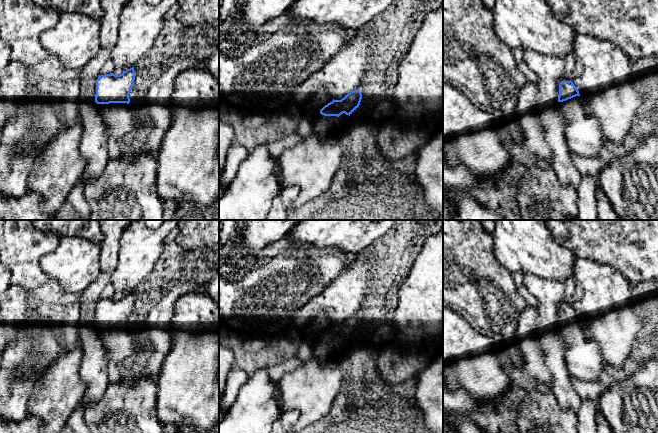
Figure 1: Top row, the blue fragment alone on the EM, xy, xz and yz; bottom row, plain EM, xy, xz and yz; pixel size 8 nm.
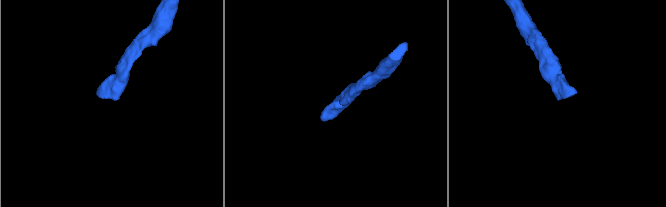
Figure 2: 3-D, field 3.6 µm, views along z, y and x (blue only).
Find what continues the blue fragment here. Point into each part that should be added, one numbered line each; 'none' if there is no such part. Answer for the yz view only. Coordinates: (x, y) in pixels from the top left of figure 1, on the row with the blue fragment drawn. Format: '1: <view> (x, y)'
1: yz (583, 135)

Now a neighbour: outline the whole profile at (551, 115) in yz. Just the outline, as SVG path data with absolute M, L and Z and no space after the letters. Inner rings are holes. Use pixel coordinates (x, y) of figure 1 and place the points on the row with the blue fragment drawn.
M524 49L524 60L537 76L536 104L551 152L549 165L557 174L560 183L571 186L576 192L583 175L573 163L572 152L565 138L567 124L558 101L559 83L569 81L565 74L573 72L575 58L574 53L563 56L545 55Z

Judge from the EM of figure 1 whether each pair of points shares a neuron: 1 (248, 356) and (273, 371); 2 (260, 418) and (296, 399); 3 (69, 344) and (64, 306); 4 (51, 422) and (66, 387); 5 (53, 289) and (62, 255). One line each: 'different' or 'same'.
1: different
2: different
3: same
4: same
5: different

